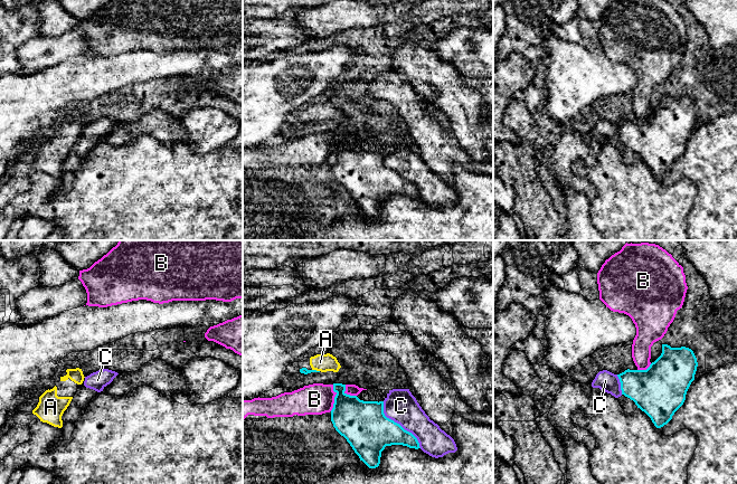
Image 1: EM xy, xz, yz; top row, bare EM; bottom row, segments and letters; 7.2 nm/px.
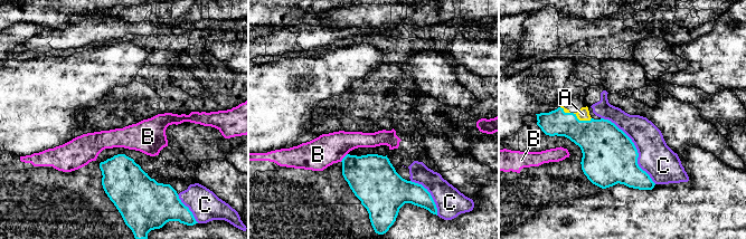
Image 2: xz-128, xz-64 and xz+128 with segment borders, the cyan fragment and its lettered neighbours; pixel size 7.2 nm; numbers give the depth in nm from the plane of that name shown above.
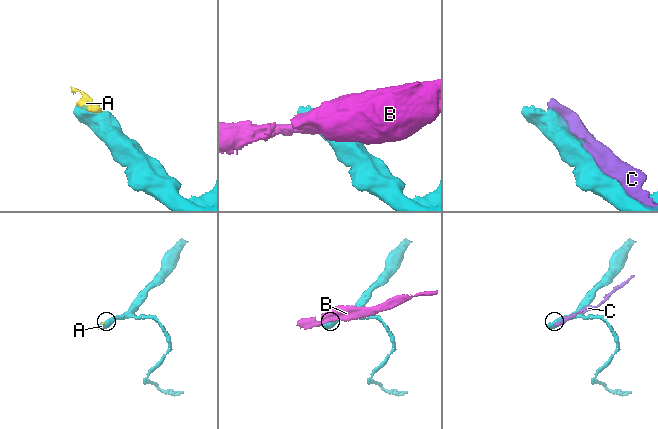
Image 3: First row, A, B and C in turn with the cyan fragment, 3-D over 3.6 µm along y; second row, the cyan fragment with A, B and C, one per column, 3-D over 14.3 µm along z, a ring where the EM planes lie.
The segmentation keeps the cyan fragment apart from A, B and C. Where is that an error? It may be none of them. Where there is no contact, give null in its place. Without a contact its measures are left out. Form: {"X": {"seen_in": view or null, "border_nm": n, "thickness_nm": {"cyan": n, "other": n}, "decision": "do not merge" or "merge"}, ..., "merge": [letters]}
{"A": {"seen_in": "xz", "border_nm": 60, "thickness_nm": {"cyan": 50, "other": 130}, "decision": "merge"}, "B": {"seen_in": "xz", "border_nm": 190, "thickness_nm": {"cyan": 320, "other": 220}, "decision": "do not merge"}, "C": {"seen_in": "xz", "border_nm": 440, "thickness_nm": {"cyan": 320, "other": 240}, "decision": "do not merge"}, "merge": ["A"]}

